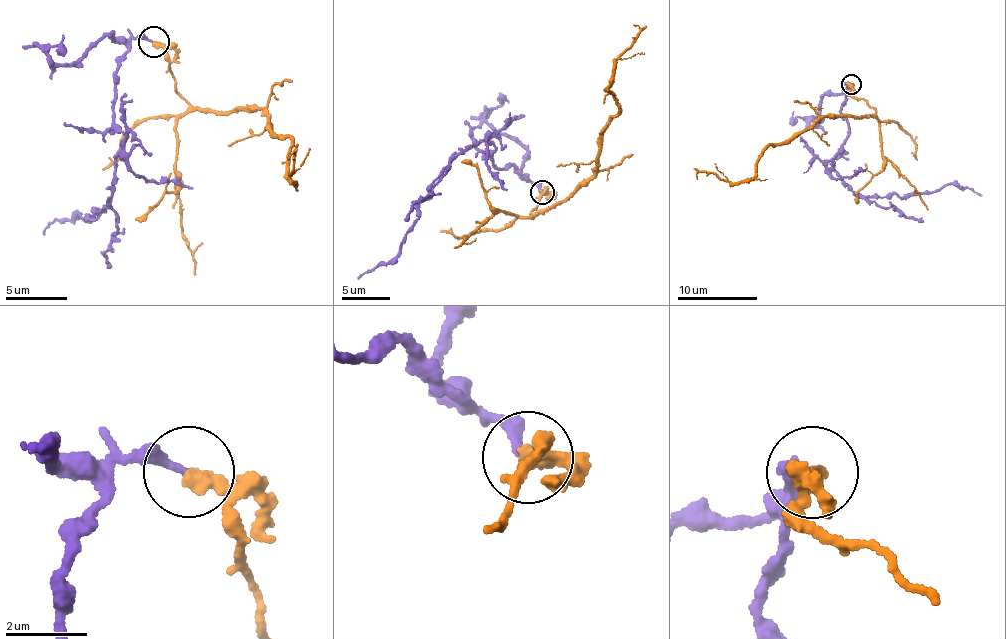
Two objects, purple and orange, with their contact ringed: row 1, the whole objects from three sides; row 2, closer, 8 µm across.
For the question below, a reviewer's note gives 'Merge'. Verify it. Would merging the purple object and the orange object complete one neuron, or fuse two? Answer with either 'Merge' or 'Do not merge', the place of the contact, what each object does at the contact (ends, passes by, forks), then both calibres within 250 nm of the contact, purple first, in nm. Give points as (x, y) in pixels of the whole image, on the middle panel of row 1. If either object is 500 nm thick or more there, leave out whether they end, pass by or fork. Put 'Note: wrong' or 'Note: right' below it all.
Merge. Place: (542, 192). At the ring purple ends. At the ring orange ends. Thickness 200 nm (purple) against 400 nm
Note: right

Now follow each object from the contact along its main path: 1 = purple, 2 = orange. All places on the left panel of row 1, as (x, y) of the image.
1: (154, 41), (131, 42), (115, 69), (126, 137), (109, 205), (44, 235)
2: (154, 41), (187, 101), (202, 110), (257, 107), (291, 144), (294, 182), (295, 150), (287, 158)

